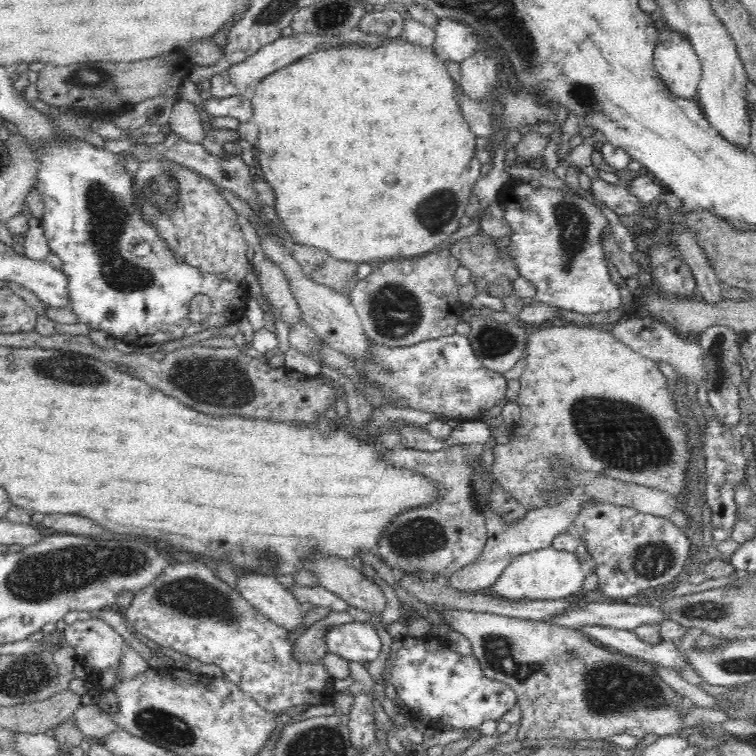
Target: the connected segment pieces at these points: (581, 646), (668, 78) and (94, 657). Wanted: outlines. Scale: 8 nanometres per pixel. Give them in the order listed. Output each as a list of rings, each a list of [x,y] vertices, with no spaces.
[[[442,608],[440,611],[451,622],[453,630],[463,634],[471,642],[473,653],[479,658],[484,674],[488,678],[508,683],[516,691],[523,713],[515,739],[518,742],[552,738],[606,741],[618,734],[636,735],[640,740],[648,734],[679,737],[692,727],[690,719],[686,717],[686,710],[693,706],[692,701],[672,689],[656,672],[655,664],[636,655],[614,654],[610,652],[610,648],[600,644],[594,646],[590,638],[578,633],[576,629],[551,621],[452,608]]]
[[[660,18],[660,22],[656,21],[656,49],[652,58],[656,72],[660,78],[663,78],[668,88],[680,98],[692,99],[698,90],[702,74],[700,57],[698,57],[691,39],[683,31],[664,27],[662,18]]]
[[[100,617],[78,620],[64,629],[64,640],[75,649],[76,662],[99,670],[116,668],[121,658],[122,636]]]

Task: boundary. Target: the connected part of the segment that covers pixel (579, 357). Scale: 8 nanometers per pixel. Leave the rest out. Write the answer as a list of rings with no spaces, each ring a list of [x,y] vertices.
[[[565,324],[561,327],[553,326],[550,328],[542,328],[538,330],[538,332],[532,333],[527,342],[526,358],[527,363],[519,377],[521,386],[520,392],[518,392],[518,396],[516,396],[515,399],[515,402],[518,403],[521,409],[521,418],[518,423],[514,425],[517,429],[515,432],[515,439],[512,439],[507,444],[496,444],[493,446],[495,463],[491,468],[497,482],[504,488],[507,488],[507,490],[510,491],[510,494],[514,495],[514,498],[517,498],[528,508],[544,507],[544,501],[538,497],[540,496],[538,488],[542,488],[542,486],[552,478],[552,471],[548,469],[548,463],[546,463],[546,459],[544,459],[548,458],[550,454],[567,456],[567,458],[570,458],[569,462],[571,462],[571,464],[575,464],[575,466],[579,466],[579,468],[583,468],[584,470],[600,471],[612,478],[636,482],[642,486],[648,486],[648,488],[654,490],[658,489],[664,493],[674,495],[676,498],[681,497],[680,492],[684,492],[686,486],[688,486],[688,474],[686,474],[686,470],[690,468],[690,460],[692,460],[690,444],[688,444],[690,436],[688,436],[688,428],[686,428],[684,419],[680,416],[680,412],[674,403],[673,392],[670,392],[668,380],[660,369],[658,369],[656,360],[638,354],[638,352],[632,350],[629,346],[616,340],[609,332],[600,332],[589,325],[579,327],[574,324]]]

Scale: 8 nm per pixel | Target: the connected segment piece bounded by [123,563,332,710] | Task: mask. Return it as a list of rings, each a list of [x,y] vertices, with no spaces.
[[[169,564],[152,582],[133,591],[133,600],[123,613],[125,622],[133,632],[140,632],[162,647],[187,654],[206,664],[216,664],[225,673],[224,678],[249,692],[267,710],[280,710],[293,703],[310,706],[328,702],[328,691],[323,687],[332,679],[328,678],[324,665],[304,667],[292,660],[290,652],[293,644],[287,639],[286,630],[259,613],[238,589],[232,589],[204,564]]]

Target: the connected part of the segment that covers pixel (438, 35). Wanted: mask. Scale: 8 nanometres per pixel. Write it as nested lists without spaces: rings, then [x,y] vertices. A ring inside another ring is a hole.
[[[438,16],[433,29],[434,53],[445,60],[460,63],[477,50],[476,32],[463,19]]]

